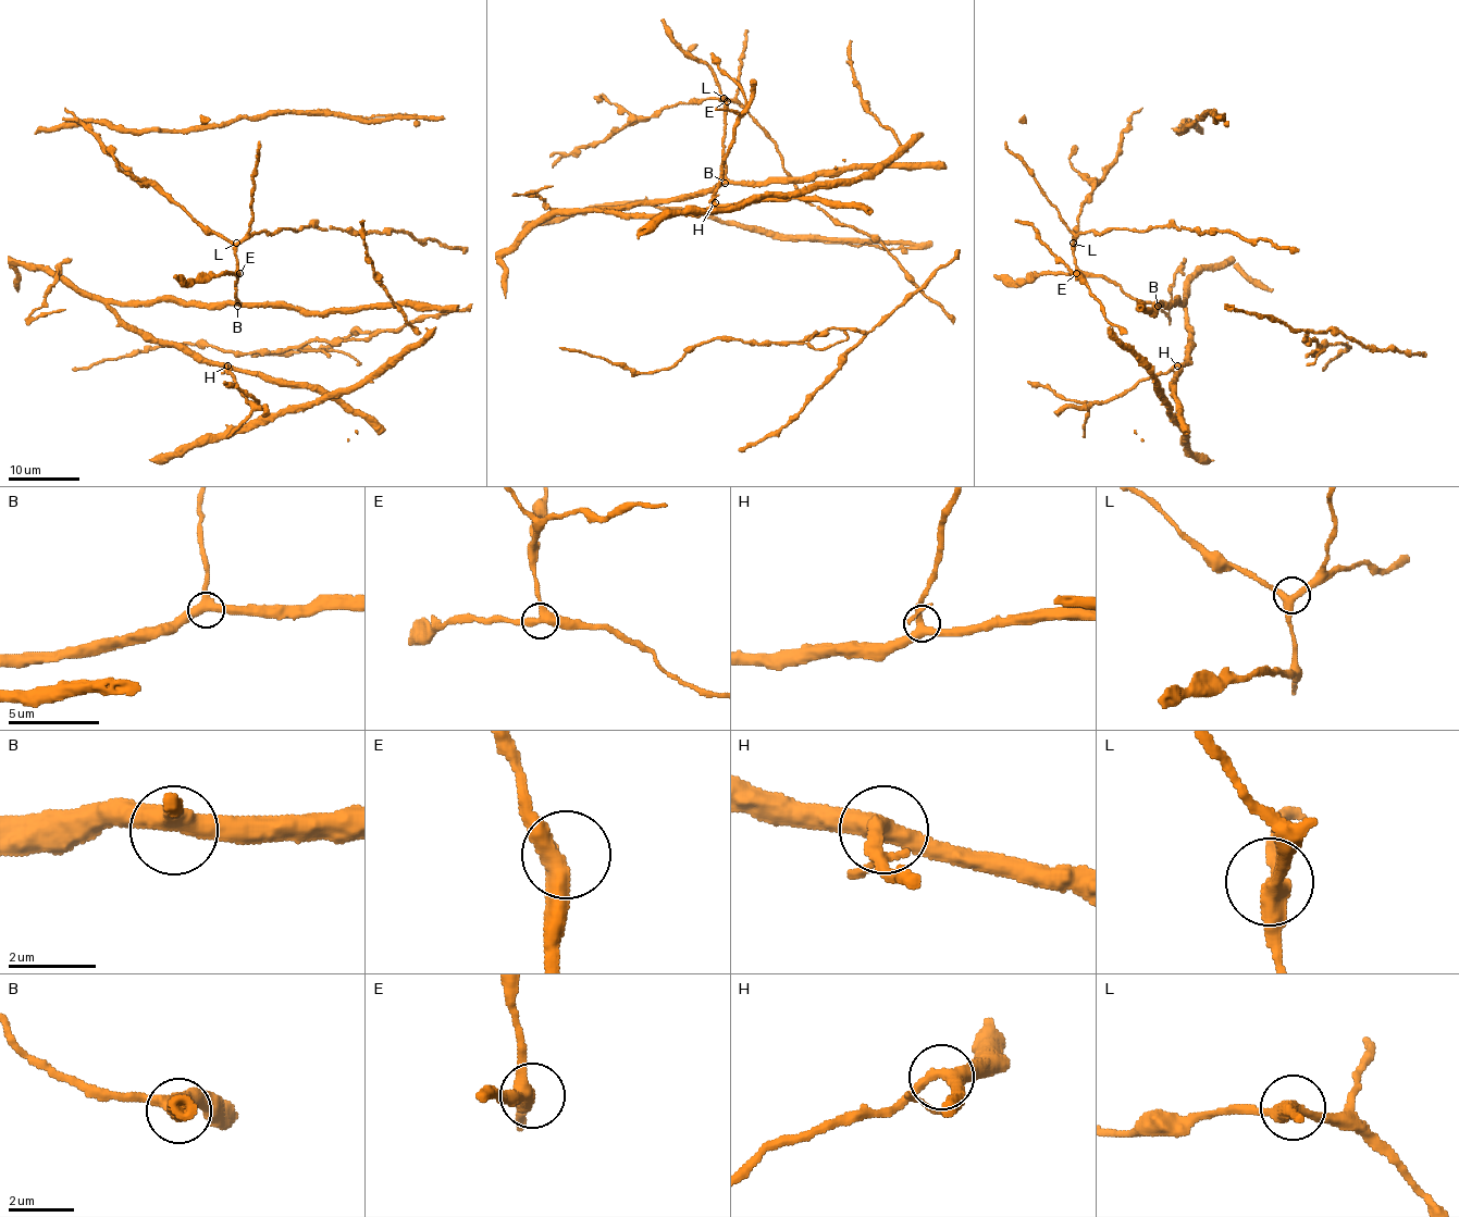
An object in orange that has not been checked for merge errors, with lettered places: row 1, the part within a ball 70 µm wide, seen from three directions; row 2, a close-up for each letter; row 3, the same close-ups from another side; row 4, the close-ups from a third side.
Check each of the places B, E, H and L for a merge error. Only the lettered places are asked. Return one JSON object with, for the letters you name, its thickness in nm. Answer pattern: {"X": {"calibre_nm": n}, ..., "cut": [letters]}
{"cut": []}

